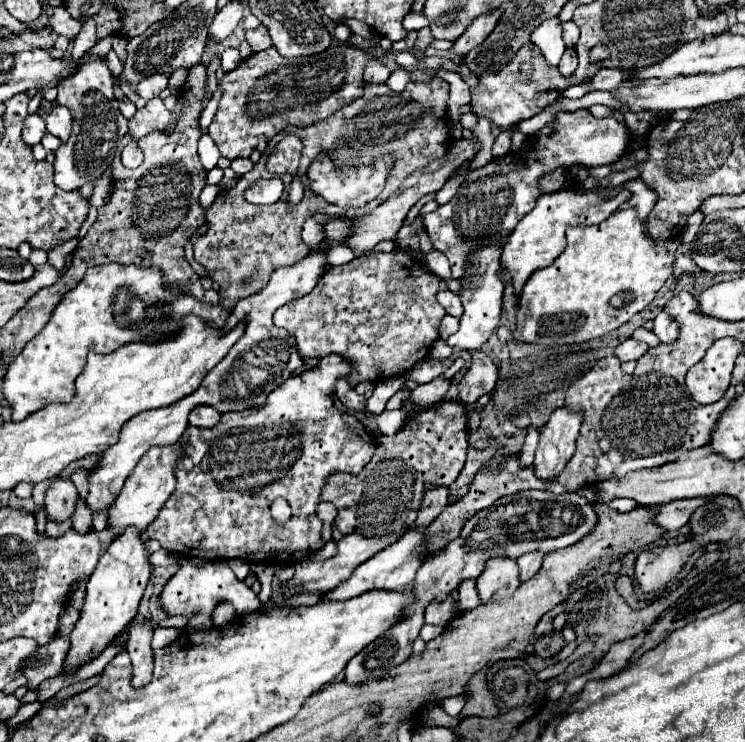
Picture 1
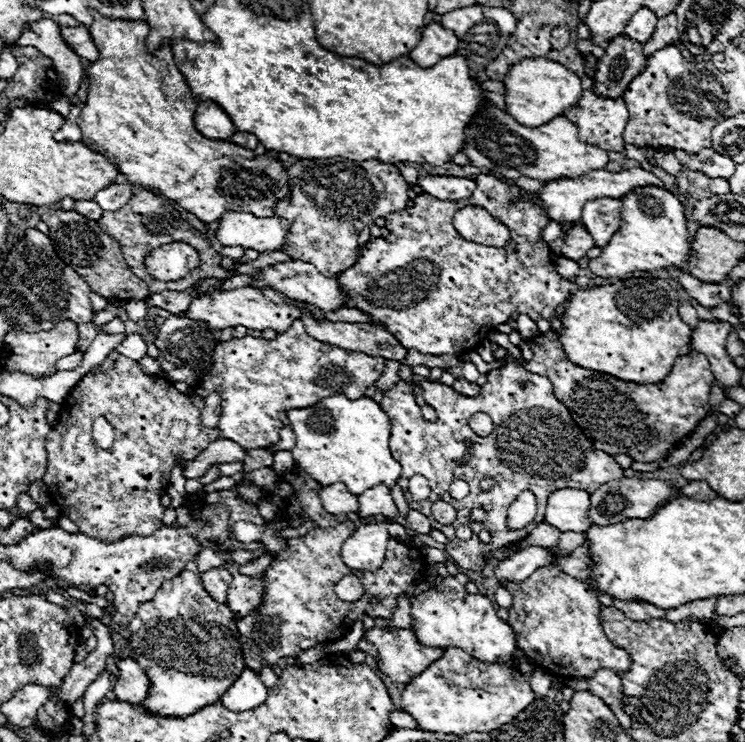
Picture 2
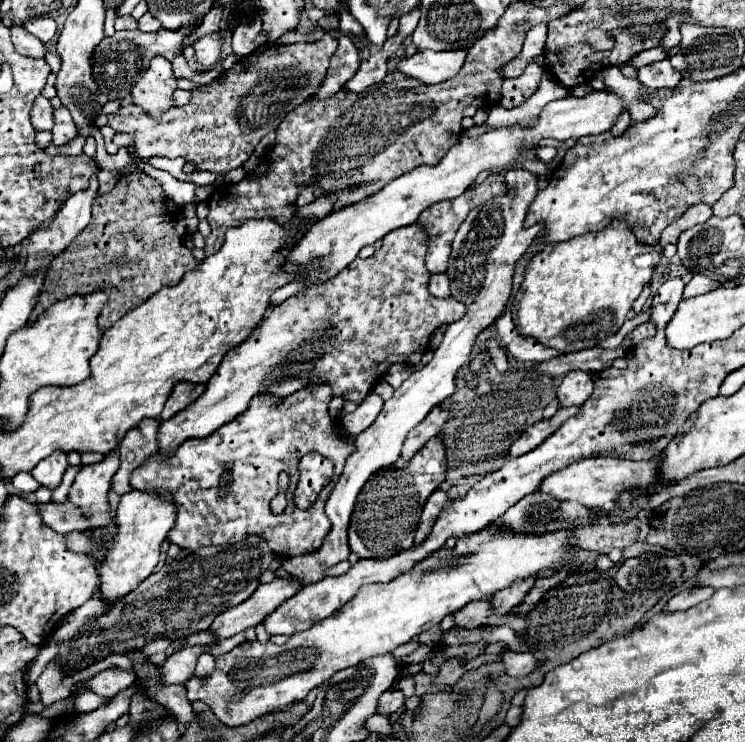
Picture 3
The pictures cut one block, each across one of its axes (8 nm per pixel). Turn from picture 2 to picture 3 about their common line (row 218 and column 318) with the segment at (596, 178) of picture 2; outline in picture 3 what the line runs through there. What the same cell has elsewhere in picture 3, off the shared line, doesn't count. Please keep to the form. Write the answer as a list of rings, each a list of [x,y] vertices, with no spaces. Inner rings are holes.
[[[512,166],[510,170],[506,170],[506,186],[510,192],[506,196],[498,196],[476,206],[458,228],[456,238],[452,242],[452,256],[450,256],[446,274],[450,278],[452,296],[466,306],[466,314],[460,320],[448,324],[448,330],[444,332],[444,338],[440,346],[436,348],[434,358],[420,372],[414,372],[408,380],[404,380],[402,386],[394,392],[394,396],[388,402],[384,402],[384,408],[378,414],[378,418],[372,422],[372,426],[368,426],[362,434],[356,436],[356,452],[348,458],[344,466],[344,474],[326,502],[326,516],[332,522],[332,530],[326,536],[322,548],[314,554],[280,560],[282,568],[288,574],[300,578],[302,584],[318,582],[320,578],[324,578],[326,568],[342,560],[348,560],[350,546],[346,542],[346,530],[348,530],[350,514],[354,510],[354,502],[360,488],[376,470],[380,470],[382,466],[394,464],[400,456],[406,434],[416,424],[420,424],[434,406],[438,406],[440,402],[444,402],[456,392],[456,384],[454,384],[456,372],[472,356],[476,338],[502,314],[512,292],[516,262],[526,254],[528,246],[542,230],[542,224],[524,228],[526,210],[530,202],[534,200],[534,194],[538,192],[536,182],[538,178],[532,172],[524,170],[522,166]]]

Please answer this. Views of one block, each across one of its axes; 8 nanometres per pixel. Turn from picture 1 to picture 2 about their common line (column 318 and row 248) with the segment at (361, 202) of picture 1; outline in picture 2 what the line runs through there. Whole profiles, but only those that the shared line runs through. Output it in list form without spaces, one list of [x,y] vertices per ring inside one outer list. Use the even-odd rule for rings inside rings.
[[[172,242],[152,250],[144,260],[146,272],[158,282],[176,282],[200,266],[200,254],[192,244]]]

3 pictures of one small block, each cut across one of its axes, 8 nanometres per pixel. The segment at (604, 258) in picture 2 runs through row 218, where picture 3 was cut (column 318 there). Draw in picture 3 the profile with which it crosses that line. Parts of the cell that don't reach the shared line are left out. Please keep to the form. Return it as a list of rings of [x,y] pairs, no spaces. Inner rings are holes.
[[[486,526],[468,538],[460,538],[454,550],[442,548],[434,552],[388,584],[364,584],[340,610],[316,622],[310,630],[290,636],[284,646],[246,640],[228,654],[218,656],[210,676],[190,676],[184,684],[188,700],[206,702],[224,726],[242,726],[304,700],[312,688],[330,680],[338,670],[356,666],[374,654],[388,654],[440,624],[444,616],[458,612],[474,598],[490,598],[494,592],[510,586],[510,582],[538,576],[542,570],[568,560],[570,554],[566,530],[526,536],[506,528]]]

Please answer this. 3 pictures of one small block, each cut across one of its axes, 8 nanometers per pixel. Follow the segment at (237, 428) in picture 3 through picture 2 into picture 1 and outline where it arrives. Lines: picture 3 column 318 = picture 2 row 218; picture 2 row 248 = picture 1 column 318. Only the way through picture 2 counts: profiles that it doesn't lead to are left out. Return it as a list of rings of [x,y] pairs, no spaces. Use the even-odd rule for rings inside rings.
[[[330,354],[318,362],[318,366],[306,370],[302,376],[288,378],[278,390],[268,394],[268,400],[260,408],[244,412],[226,412],[212,430],[188,426],[184,432],[184,452],[176,462],[176,490],[160,510],[158,518],[146,528],[144,536],[154,538],[162,548],[176,552],[184,558],[206,558],[206,560],[266,560],[276,558],[278,562],[300,562],[312,552],[320,550],[326,542],[322,540],[322,520],[316,516],[320,494],[326,478],[336,472],[360,474],[362,468],[372,460],[374,438],[352,414],[336,408],[336,380],[350,374],[350,362]],[[274,498],[286,498],[292,506],[292,518],[288,524],[280,524],[270,516],[270,504]]]

